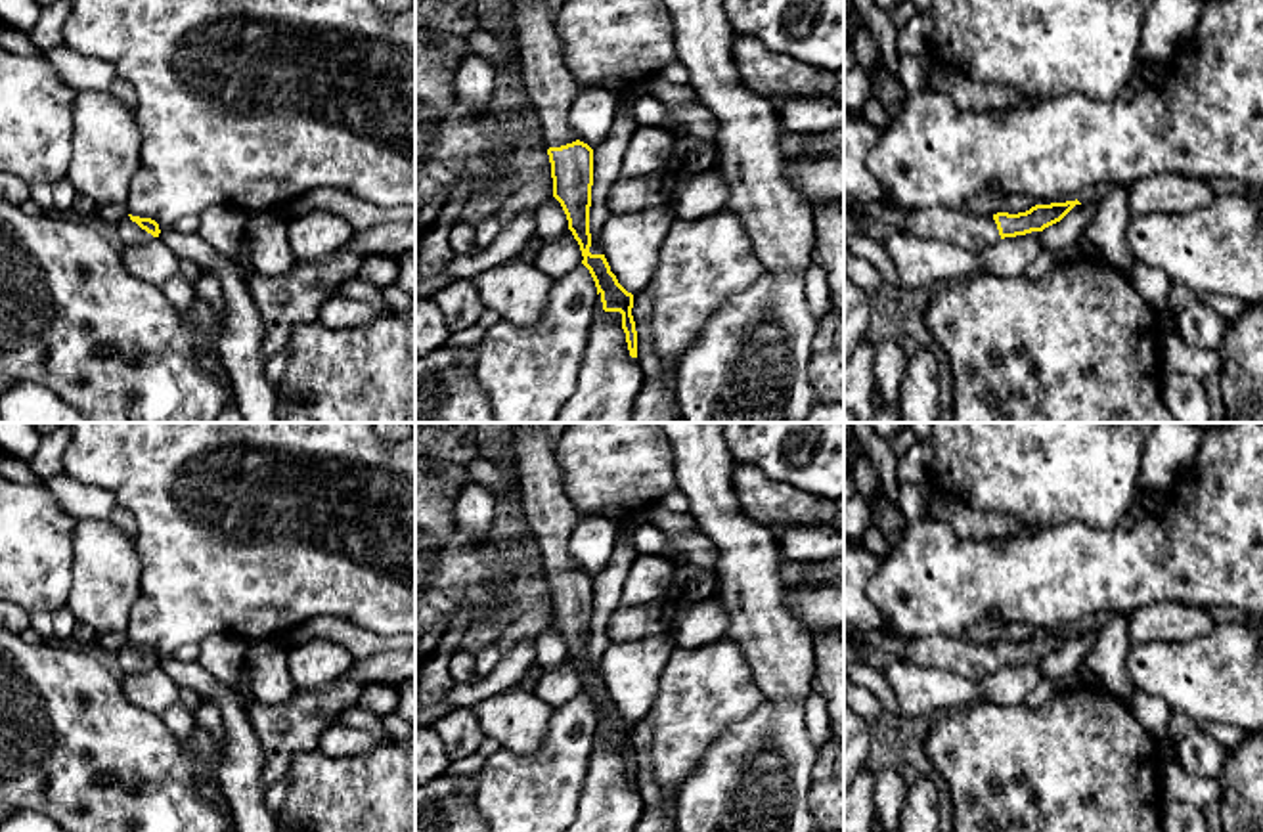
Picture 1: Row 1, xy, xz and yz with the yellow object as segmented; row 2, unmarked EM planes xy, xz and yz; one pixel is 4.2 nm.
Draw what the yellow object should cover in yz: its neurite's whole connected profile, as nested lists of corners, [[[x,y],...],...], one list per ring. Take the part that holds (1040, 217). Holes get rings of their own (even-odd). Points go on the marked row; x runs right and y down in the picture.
[[[1075,199],[1066,203],[1035,205],[1018,214],[997,212],[993,216],[976,216],[963,208],[947,207],[905,212],[878,203],[867,207],[865,212],[897,231],[949,241],[961,249],[976,252],[1005,237],[1043,231],[1045,228],[1060,222],[1075,205],[1081,203]]]

